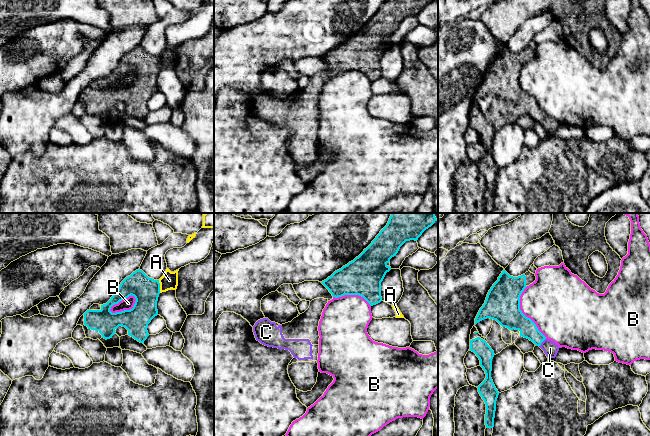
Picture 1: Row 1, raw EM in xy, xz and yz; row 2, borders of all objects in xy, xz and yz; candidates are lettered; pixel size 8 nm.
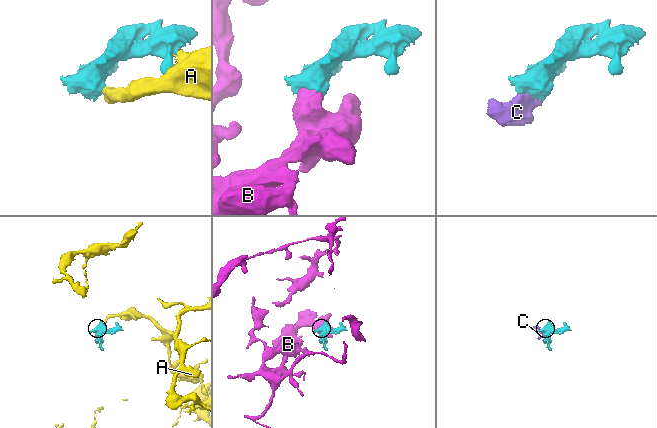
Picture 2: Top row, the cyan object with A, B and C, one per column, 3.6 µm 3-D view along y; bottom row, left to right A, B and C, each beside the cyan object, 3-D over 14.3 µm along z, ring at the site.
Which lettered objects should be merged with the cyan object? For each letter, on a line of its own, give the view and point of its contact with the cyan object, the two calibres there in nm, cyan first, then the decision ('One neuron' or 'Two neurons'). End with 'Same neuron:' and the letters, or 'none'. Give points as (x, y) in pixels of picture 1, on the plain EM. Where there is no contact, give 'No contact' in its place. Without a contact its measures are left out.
A: Touches cyan at xy (159, 62). Thickness 220 nm (cyan) against 140 nm. Two neurons
B: Touches cyan at xy (122, 75). Thickness 220 nm (cyan) against 90 nm. Two neurons
C: Touches cyan at yz (542, 117). Thickness 140 nm (cyan) against 120 nm. One neuron
Same neuron: C

